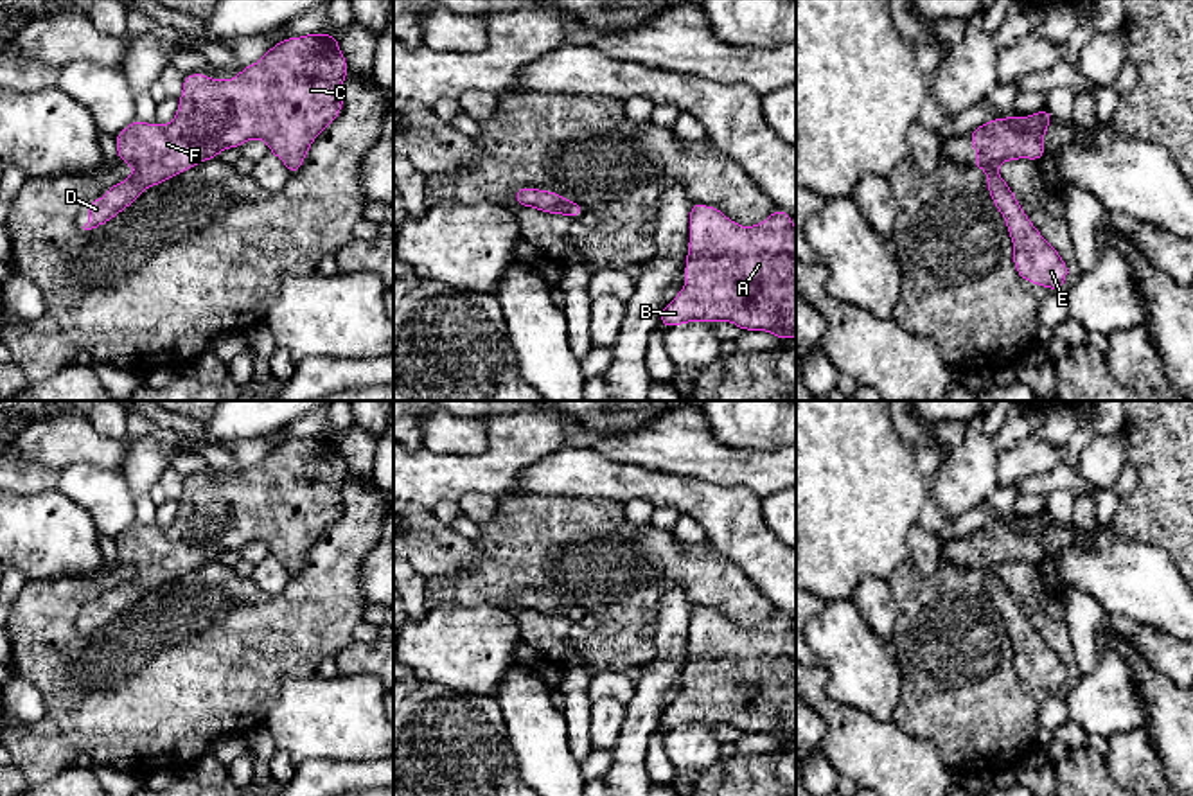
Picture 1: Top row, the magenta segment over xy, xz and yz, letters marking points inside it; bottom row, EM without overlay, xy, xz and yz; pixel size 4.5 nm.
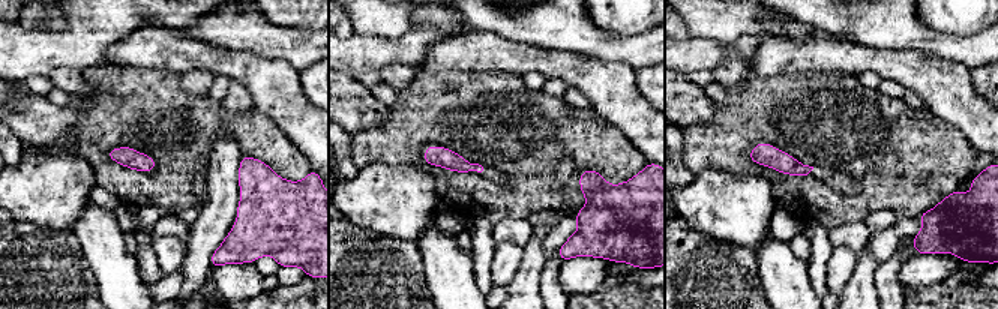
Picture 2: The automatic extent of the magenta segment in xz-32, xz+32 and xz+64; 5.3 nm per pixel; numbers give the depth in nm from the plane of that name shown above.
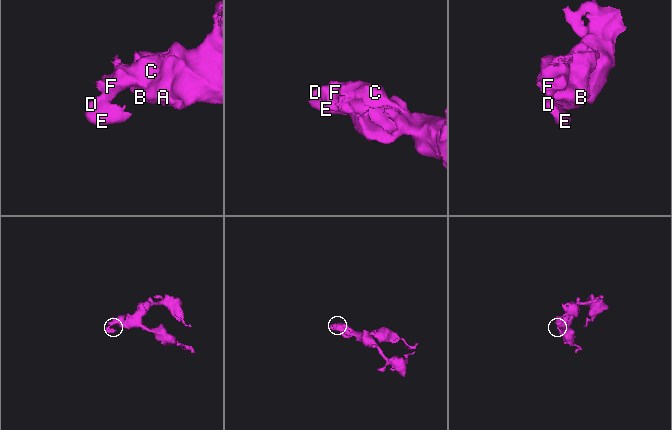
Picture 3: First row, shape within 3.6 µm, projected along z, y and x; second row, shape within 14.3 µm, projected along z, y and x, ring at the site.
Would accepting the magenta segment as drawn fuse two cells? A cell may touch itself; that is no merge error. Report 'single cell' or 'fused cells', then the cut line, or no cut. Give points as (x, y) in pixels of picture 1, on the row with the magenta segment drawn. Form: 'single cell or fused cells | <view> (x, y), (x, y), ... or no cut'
single cell | no cut

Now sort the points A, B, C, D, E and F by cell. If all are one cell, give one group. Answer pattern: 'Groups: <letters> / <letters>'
Groups: A B C D E F

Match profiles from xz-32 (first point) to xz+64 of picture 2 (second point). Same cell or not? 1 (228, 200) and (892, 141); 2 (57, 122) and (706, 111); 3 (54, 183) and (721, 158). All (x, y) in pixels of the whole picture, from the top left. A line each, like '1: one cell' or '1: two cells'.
1: two cells
2: one cell
3: two cells

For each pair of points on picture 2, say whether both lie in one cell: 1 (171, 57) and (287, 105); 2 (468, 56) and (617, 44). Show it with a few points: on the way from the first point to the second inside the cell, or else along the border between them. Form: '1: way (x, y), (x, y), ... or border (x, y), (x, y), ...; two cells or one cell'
1: way (200, 57), (245, 66), (258, 77); one cell
2: border (518, 41), (587, 56); two cells

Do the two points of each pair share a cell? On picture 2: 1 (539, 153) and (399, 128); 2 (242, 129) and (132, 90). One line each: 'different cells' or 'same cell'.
1: same cell
2: same cell

